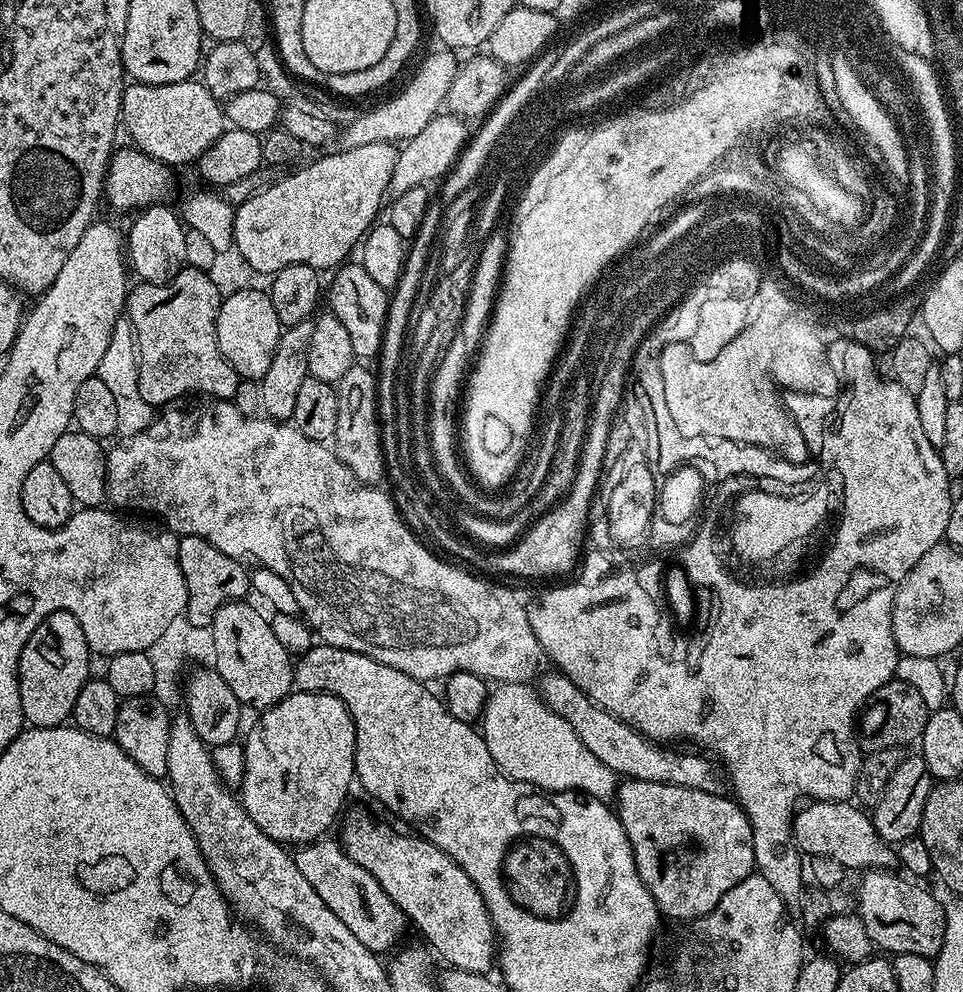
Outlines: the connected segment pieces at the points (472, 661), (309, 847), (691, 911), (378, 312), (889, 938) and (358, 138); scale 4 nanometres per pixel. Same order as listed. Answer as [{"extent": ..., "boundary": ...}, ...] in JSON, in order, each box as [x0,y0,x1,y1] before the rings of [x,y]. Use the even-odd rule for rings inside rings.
[{"extent":[106,400,546,684],"boundary":[[[212,400],[197,414],[196,425],[188,433],[184,433],[184,428],[178,421],[160,418],[145,432],[121,439],[119,442],[121,444],[116,444],[113,448],[109,447],[106,452],[108,458],[107,499],[113,500],[117,504],[115,505],[117,509],[137,508],[140,512],[153,512],[154,515],[164,519],[161,520],[163,527],[180,536],[202,538],[210,542],[210,546],[214,546],[222,554],[241,562],[257,560],[255,563],[259,567],[269,568],[286,580],[300,607],[299,615],[323,643],[342,650],[366,654],[386,666],[394,666],[394,670],[402,670],[402,674],[410,674],[410,678],[425,682],[443,681],[454,672],[478,674],[489,682],[506,684],[526,684],[535,681],[541,675],[545,667],[543,664],[546,664],[546,653],[530,626],[525,601],[520,601],[510,589],[483,580],[483,578],[488,579],[483,575],[471,576],[470,573],[447,564],[444,561],[447,559],[443,555],[433,551],[409,528],[407,522],[400,516],[392,496],[385,489],[383,492],[383,487],[362,483],[336,457],[335,451],[327,443],[306,438],[306,434],[299,432],[290,422],[269,420],[260,414],[244,415],[239,412],[238,406],[232,400]]]},{"extent":[294,839,406,954],"boundary":[[[328,839],[314,840],[311,844],[305,844],[295,849],[294,859],[298,870],[302,870],[302,875],[306,878],[306,882],[310,882],[310,886],[314,886],[318,898],[322,898],[322,902],[326,902],[326,906],[330,906],[330,910],[334,910],[334,914],[354,933],[354,938],[358,938],[358,942],[362,942],[362,946],[366,946],[371,952],[377,954],[385,954],[384,952],[388,951],[391,953],[401,943],[399,940],[404,936],[404,924],[406,928],[404,911],[384,893],[382,886],[378,886],[378,882],[374,878],[374,874],[370,874],[370,870],[358,866],[358,862],[354,862],[354,858],[350,858],[344,852],[339,839]]]},{"extent":[614,779,756,922],"boundary":[[[625,779],[617,787],[614,811],[620,817],[622,830],[626,830],[638,874],[665,917],[691,922],[697,916],[704,916],[718,906],[726,890],[734,890],[738,882],[753,875],[756,859],[752,827],[744,809],[727,795],[719,796],[662,782]]]},{"extent":[326,262,389,362],"boundary":[[[348,262],[335,269],[336,277],[332,285],[326,288],[326,308],[342,322],[342,327],[348,331],[350,346],[354,350],[356,360],[372,362],[379,357],[382,346],[384,323],[388,317],[389,293],[370,274],[366,274],[364,267],[359,262]],[[328,300],[328,304],[327,304]]]},{"extent":[860,870,946,958],"boundary":[[[868,870],[863,873],[860,880],[860,921],[866,926],[866,934],[870,934],[873,945],[881,953],[895,954],[922,954],[935,958],[942,950],[942,942],[946,938],[945,905],[928,888],[923,888],[923,883],[913,882],[907,875],[899,874],[892,870]]]},{"extent":[338,50,458,149],"boundary":[[[452,50],[432,52],[420,64],[420,69],[408,80],[408,85],[397,96],[381,102],[377,108],[364,112],[352,120],[348,129],[338,136],[341,149],[354,146],[370,146],[370,142],[406,142],[414,138],[414,134],[422,134],[428,123],[445,107],[448,91],[456,77],[458,67],[457,53]],[[441,107],[441,108],[440,108]],[[344,132],[344,133],[343,133]]]}]

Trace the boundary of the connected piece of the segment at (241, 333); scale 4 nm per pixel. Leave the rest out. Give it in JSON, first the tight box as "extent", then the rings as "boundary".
{"extent":[216,288,282,382],"boundary":[[[244,288],[221,299],[216,319],[216,337],[226,362],[234,366],[236,373],[245,381],[259,382],[266,370],[270,370],[270,358],[274,358],[274,346],[278,346],[282,325],[278,310],[274,310],[271,295],[267,291],[259,292],[256,288]]]}

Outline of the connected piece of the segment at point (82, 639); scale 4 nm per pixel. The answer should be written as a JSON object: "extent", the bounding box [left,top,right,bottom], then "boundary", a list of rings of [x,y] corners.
{"extent":[20,612,90,728],"boundary":[[[69,612],[47,616],[30,634],[20,655],[22,714],[33,728],[59,728],[71,717],[78,690],[90,679],[88,643],[78,618]]]}

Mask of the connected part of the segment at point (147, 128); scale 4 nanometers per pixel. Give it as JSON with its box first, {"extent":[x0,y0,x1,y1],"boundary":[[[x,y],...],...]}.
{"extent":[120,78,226,166],"boundary":[[[196,78],[169,84],[129,83],[124,90],[120,114],[123,131],[128,131],[128,136],[132,139],[129,141],[150,158],[161,160],[169,166],[195,165],[200,155],[210,146],[214,146],[214,142],[218,142],[220,135],[226,130],[226,112],[221,101],[214,94],[210,94],[208,87]]]}

